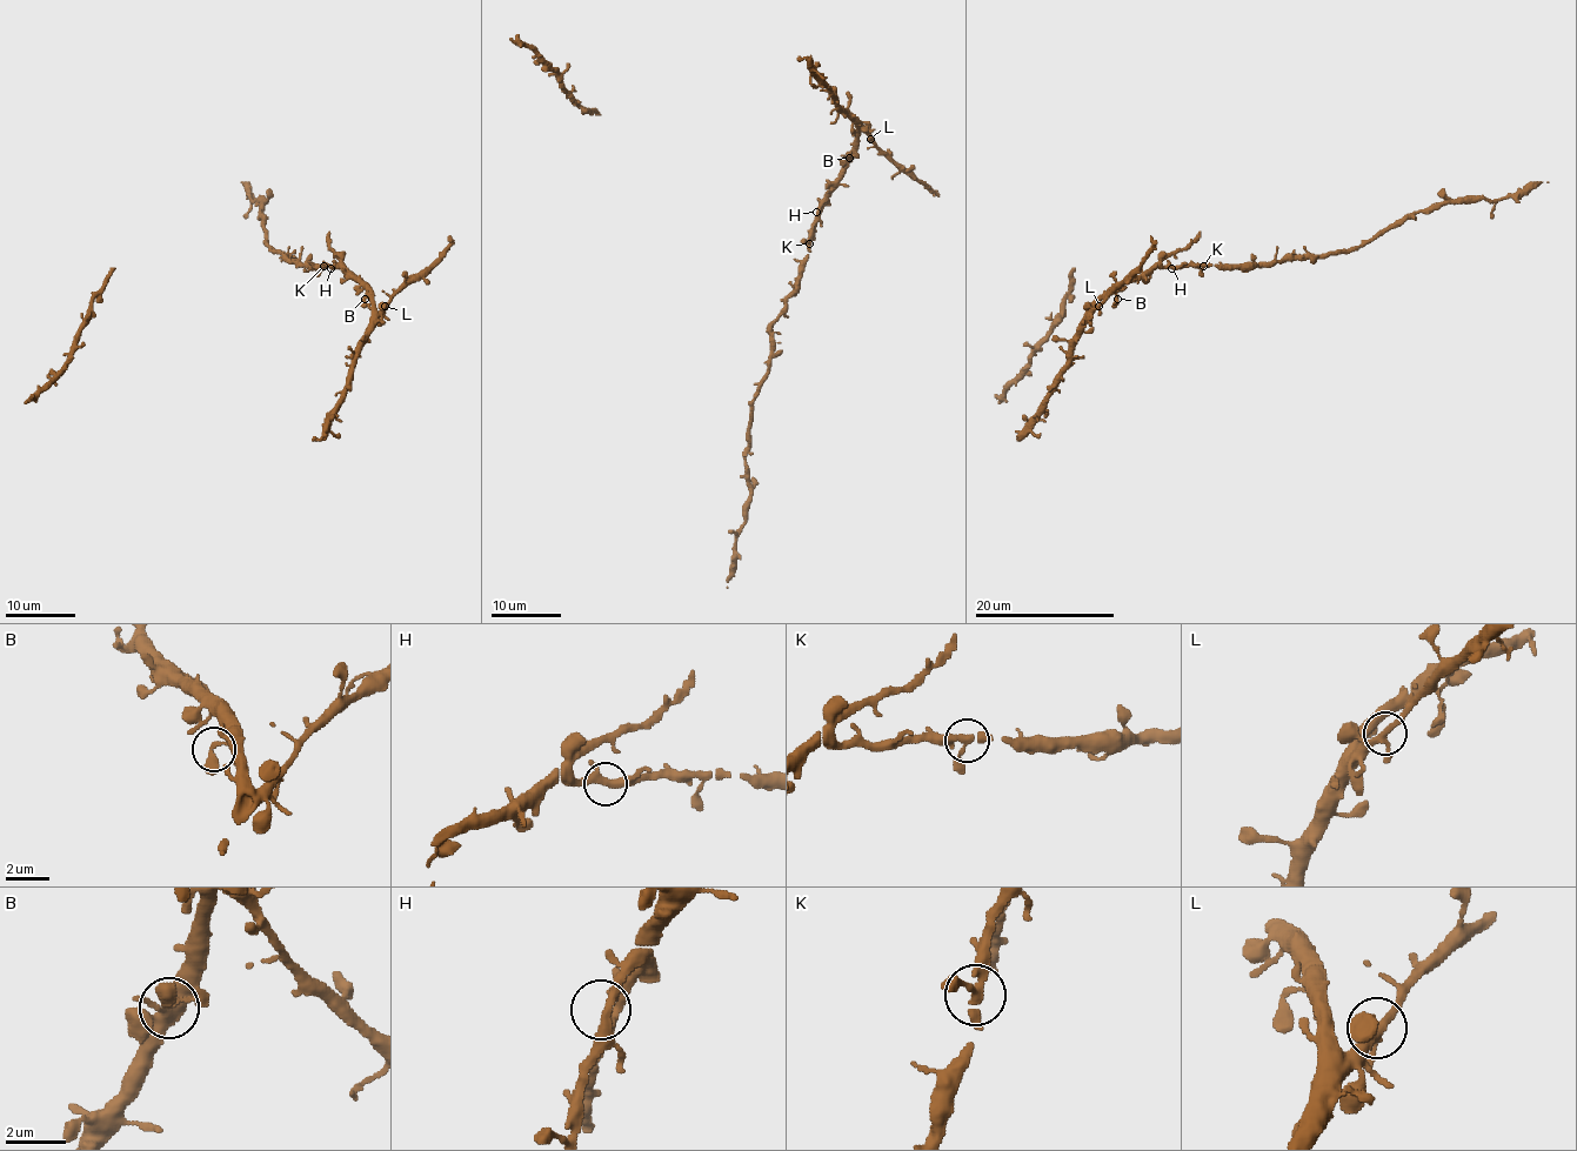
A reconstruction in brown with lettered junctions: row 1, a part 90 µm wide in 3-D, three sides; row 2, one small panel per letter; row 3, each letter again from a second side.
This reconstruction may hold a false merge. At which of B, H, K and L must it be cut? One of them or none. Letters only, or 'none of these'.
none of these

